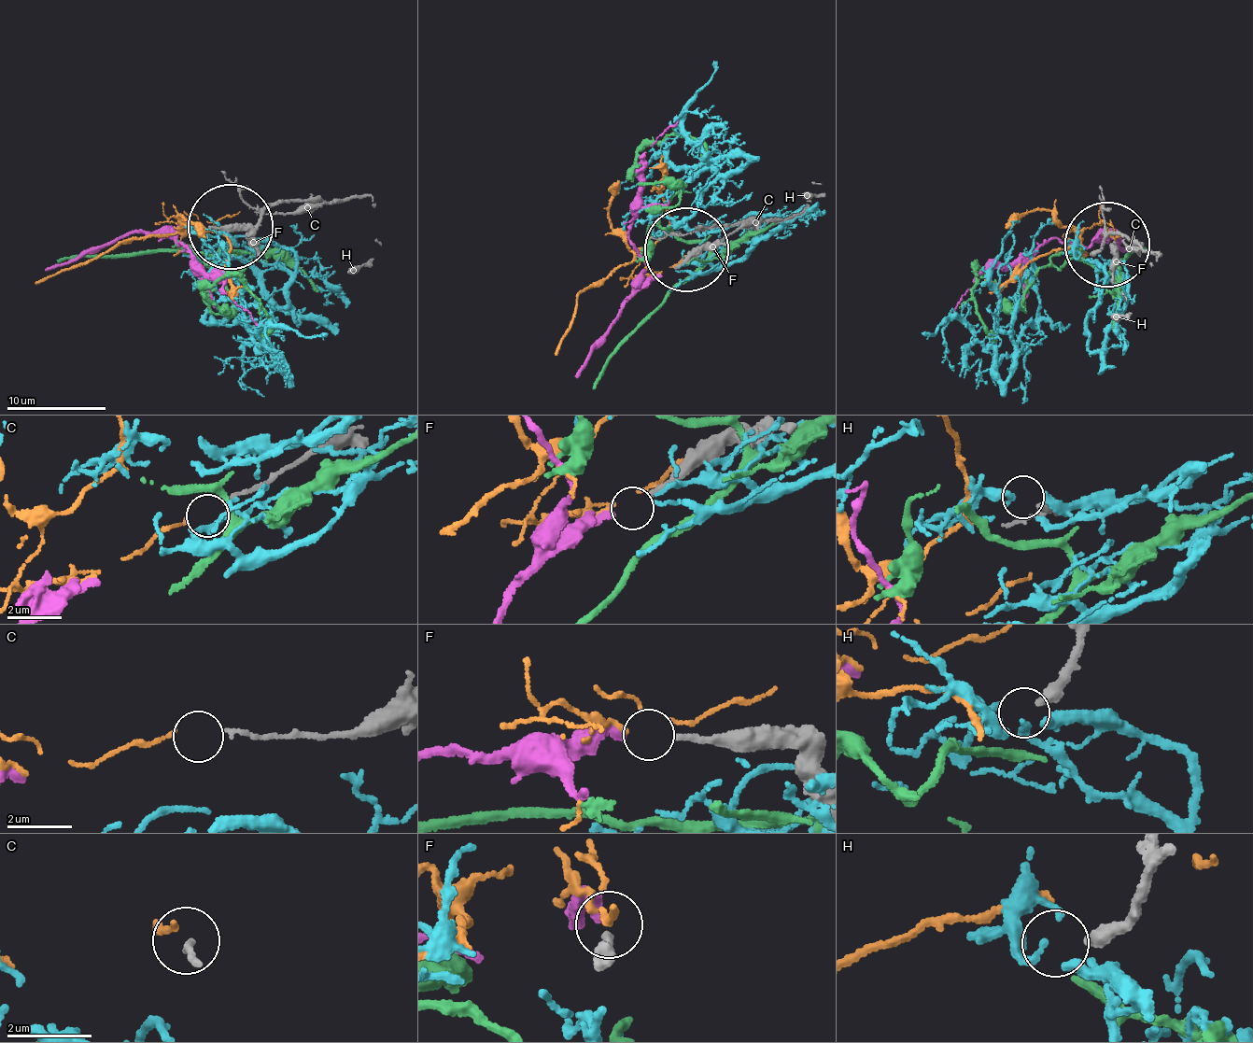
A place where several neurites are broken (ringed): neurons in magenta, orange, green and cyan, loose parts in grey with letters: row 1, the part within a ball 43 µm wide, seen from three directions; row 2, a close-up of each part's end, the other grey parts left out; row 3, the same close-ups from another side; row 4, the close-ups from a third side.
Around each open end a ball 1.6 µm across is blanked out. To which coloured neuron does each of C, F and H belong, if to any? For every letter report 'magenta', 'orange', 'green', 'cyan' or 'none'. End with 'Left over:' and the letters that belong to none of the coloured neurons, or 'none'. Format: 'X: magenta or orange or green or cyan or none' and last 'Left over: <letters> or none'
C: orange
F: magenta
H: none
Left over: H

